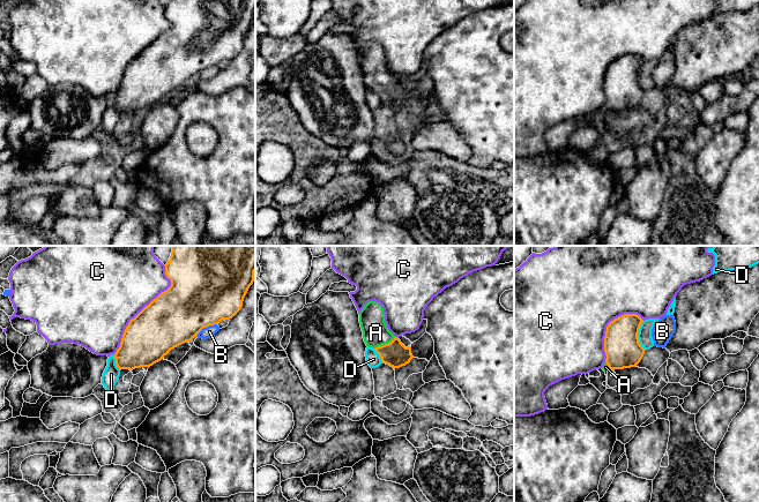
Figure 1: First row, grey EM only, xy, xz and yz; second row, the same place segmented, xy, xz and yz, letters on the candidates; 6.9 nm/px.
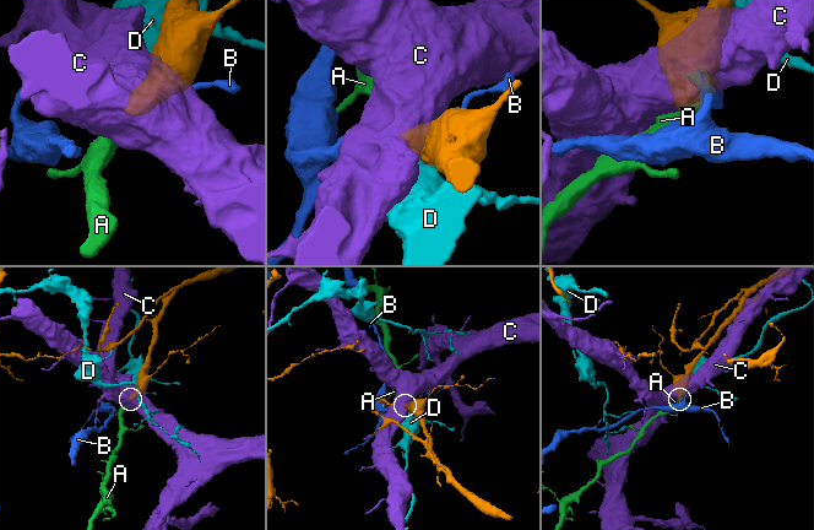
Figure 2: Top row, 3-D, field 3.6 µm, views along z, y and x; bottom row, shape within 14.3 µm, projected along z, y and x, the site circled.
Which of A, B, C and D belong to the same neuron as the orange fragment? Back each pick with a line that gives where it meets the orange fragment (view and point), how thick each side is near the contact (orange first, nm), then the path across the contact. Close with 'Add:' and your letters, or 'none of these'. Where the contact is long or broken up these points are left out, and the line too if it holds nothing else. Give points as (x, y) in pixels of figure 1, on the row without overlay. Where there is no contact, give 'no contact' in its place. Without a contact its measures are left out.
A: xz (385, 85) | 170/180 nm | across xz (395, 96), (385, 85), (376, 74)
Add: A

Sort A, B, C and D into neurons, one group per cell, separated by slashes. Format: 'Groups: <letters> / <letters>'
Groups: A / B / C / D

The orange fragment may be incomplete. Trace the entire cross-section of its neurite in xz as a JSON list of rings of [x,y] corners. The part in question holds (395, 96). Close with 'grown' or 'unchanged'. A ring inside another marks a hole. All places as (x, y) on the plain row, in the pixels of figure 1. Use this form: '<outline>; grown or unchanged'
[[[369,43],[364,47],[359,53],[359,65],[366,88],[374,90],[384,105],[395,111],[405,107],[414,99],[411,88],[405,89],[388,72],[384,50],[379,44]]]; grown

